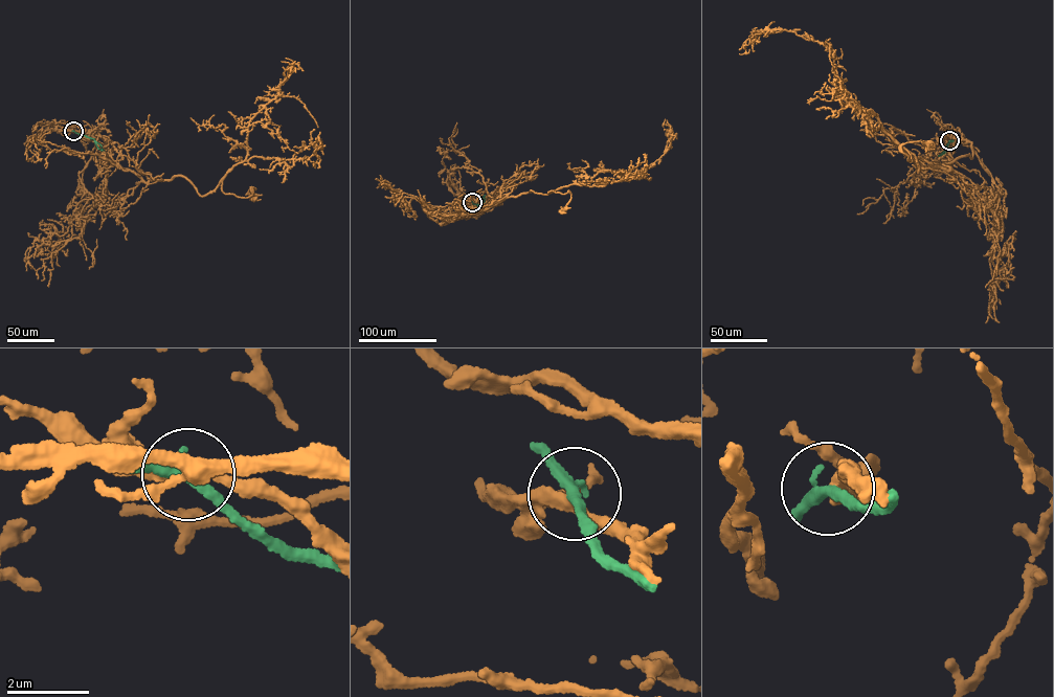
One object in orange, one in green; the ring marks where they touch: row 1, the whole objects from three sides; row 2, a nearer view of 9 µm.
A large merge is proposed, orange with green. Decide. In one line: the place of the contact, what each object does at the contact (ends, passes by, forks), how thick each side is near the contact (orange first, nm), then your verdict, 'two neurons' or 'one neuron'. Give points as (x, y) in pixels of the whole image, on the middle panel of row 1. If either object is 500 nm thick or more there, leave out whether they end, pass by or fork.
(472, 202) | orange passes by | green passes by | 280/260 nm | two neurons

